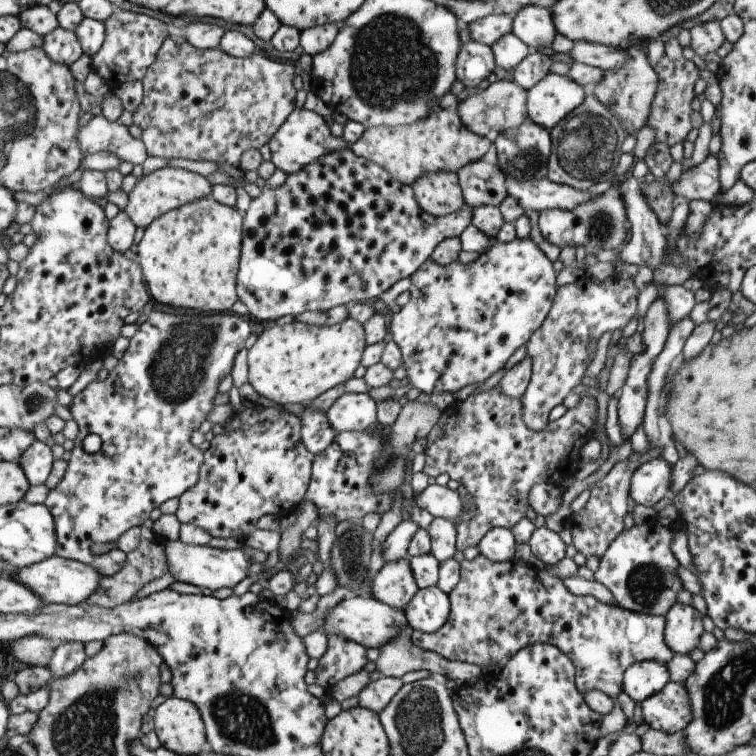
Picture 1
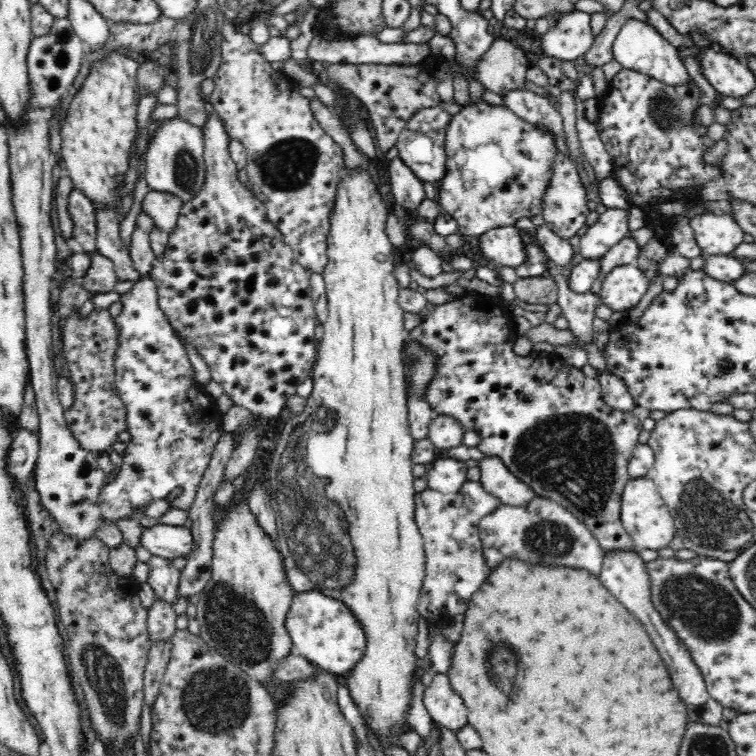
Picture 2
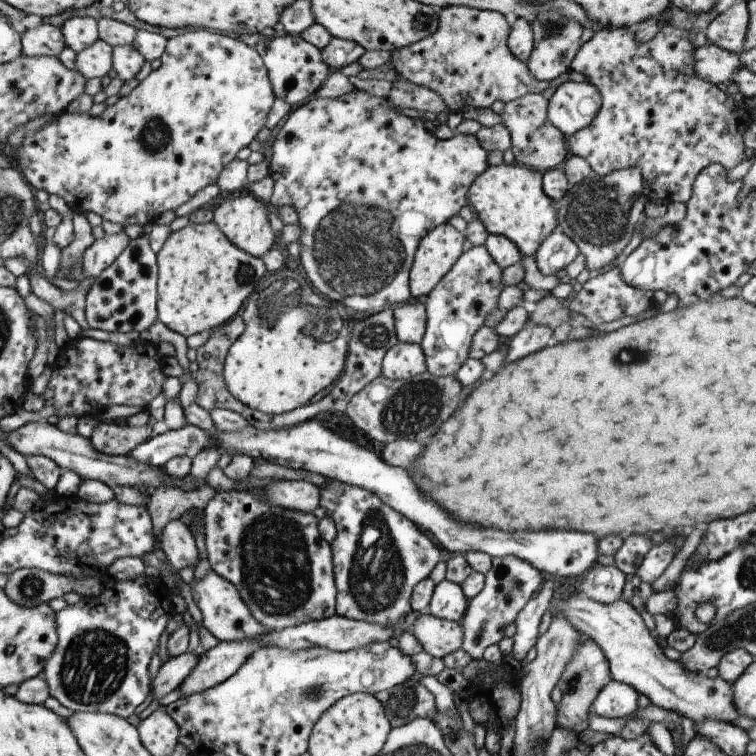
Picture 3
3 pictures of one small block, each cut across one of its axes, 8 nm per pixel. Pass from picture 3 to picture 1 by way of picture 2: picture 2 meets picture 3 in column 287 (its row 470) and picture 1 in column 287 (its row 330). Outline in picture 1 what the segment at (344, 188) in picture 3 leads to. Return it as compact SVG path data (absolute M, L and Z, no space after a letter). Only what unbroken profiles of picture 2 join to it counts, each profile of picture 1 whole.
M295 107L285 122L277 128L273 136L268 140L267 145L270 150L270 161L273 166L282 170L286 175L296 173L310 162L317 161L318 158L327 153L349 150L346 142L341 137L336 137L329 131L329 120L326 120L319 114L305 110L301 107Z

